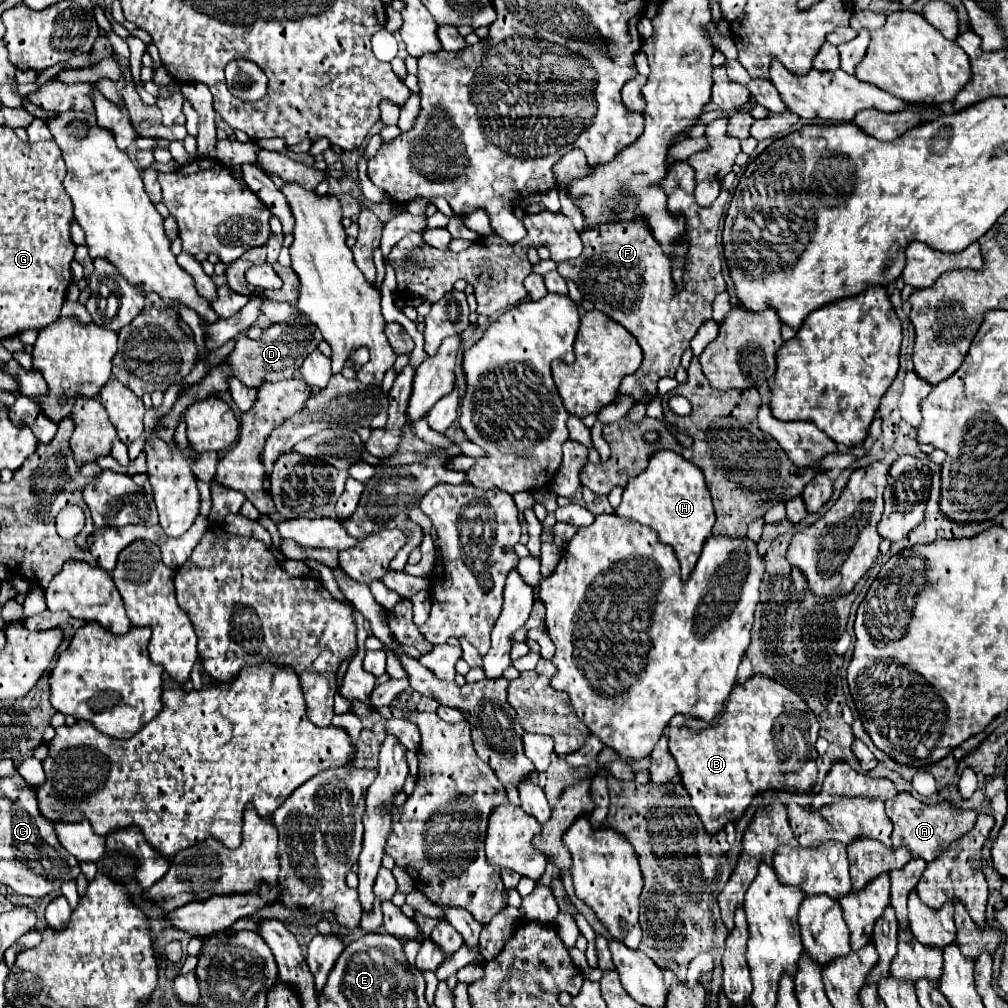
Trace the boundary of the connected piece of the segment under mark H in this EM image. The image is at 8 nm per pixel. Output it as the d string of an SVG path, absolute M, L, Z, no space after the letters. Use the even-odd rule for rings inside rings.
M658 450L650 458L648 468L628 482L622 504L616 508L616 516L652 528L662 544L672 546L680 562L684 582L690 578L702 546L708 536L712 536L712 526L716 522L702 472L672 450Z

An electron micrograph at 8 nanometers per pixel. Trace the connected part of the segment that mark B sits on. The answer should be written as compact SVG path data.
M752 676L744 684L734 686L734 696L728 698L718 720L702 722L676 714L668 726L670 754L676 760L682 784L690 796L690 804L708 834L716 834L724 830L728 822L740 820L750 808L752 798L764 790L784 790L796 794L810 792L818 776L818 752L814 748L816 738L818 718L806 706L806 702L798 694L786 692L784 686L768 680L766 676Z

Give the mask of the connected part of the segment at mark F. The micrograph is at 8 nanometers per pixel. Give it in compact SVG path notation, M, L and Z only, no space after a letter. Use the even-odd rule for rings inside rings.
M674 162L662 186L668 194L668 208L674 214L684 214L688 228L686 236L690 242L690 252L688 268L684 272L684 288L680 292L676 292L672 282L670 260L642 220L614 222L602 228L584 230L580 234L584 252L576 260L558 264L560 276L572 280L596 310L608 314L638 340L644 352L644 362L632 378L624 378L620 384L620 396L632 396L634 404L640 404L646 396L648 402L658 398L656 382L664 376L674 378L682 352L690 346L690 340L698 328L712 318L714 298L726 290L720 272L716 234L720 216L730 200L730 192L721 190L709 208L698 206L694 200L694 168L688 166L688 162Z

